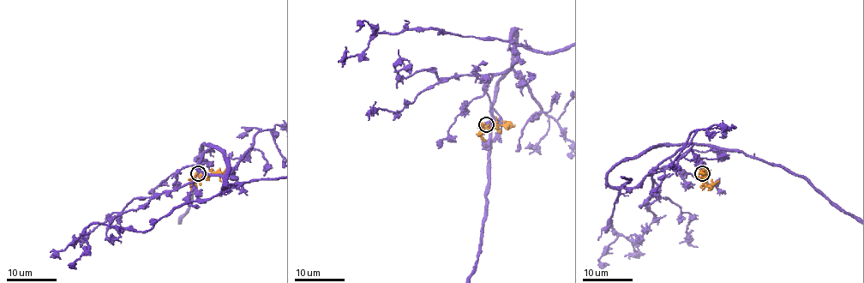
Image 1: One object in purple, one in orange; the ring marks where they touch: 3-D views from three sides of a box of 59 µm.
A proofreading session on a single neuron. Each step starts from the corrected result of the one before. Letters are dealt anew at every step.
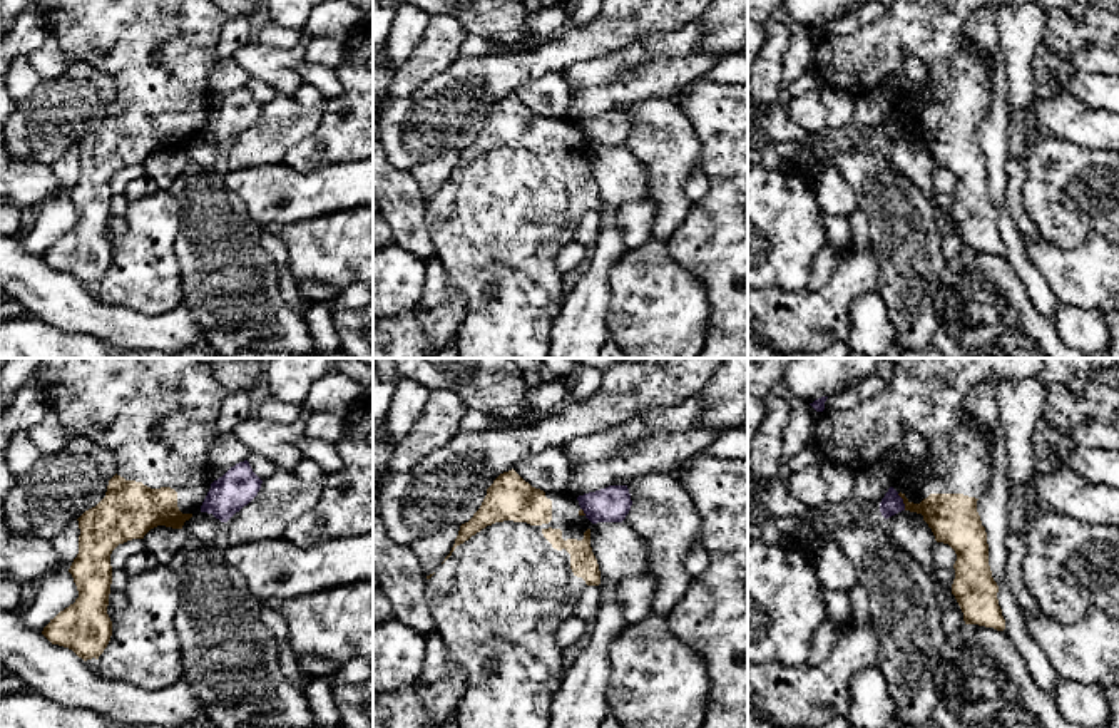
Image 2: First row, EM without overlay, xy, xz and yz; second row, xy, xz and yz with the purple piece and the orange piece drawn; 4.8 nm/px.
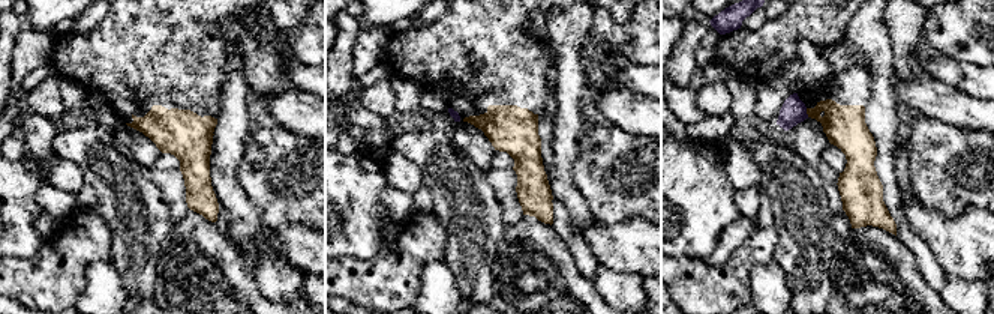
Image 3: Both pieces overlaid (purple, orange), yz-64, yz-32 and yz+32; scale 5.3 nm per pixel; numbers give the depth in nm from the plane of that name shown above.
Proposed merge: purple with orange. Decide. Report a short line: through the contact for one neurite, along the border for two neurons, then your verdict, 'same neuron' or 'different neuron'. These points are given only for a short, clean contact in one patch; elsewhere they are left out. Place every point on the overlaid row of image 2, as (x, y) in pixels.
yz (897, 494), (905, 509) | different neuron

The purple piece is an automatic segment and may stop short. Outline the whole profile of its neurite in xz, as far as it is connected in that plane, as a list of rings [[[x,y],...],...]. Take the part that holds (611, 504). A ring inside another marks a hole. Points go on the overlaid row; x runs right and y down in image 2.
[[[609,485],[577,497],[585,517],[592,522],[622,522],[632,500],[627,485]]]

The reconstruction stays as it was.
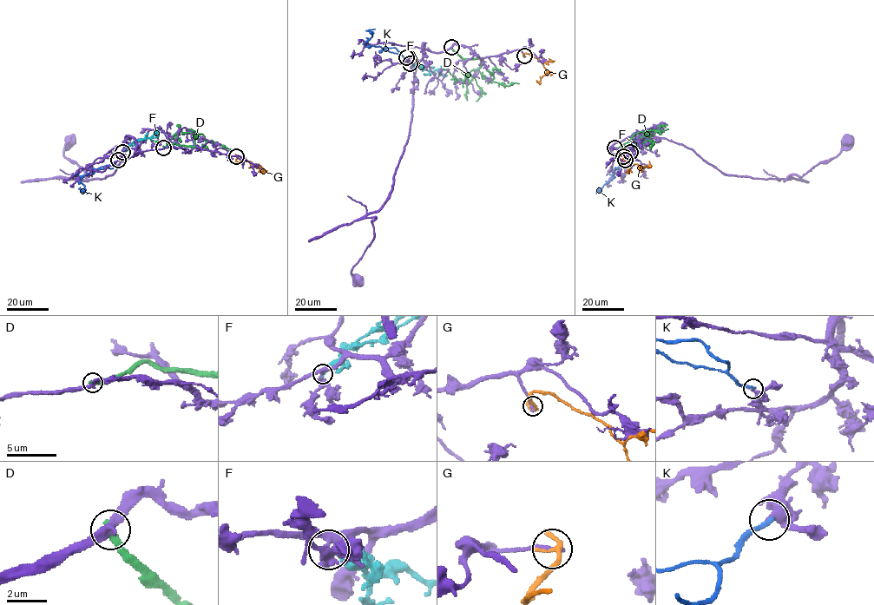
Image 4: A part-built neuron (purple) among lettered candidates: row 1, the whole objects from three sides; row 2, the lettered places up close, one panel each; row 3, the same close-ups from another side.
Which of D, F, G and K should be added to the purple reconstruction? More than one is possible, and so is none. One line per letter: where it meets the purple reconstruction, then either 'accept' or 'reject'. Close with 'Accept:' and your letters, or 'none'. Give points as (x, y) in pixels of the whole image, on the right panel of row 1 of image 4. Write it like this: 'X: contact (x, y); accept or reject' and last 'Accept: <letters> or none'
D: contact (614, 147); reject
F: contact (630, 152); reject
G: contact (623, 156); reject
K: contact (625, 160); reject
Accept: none

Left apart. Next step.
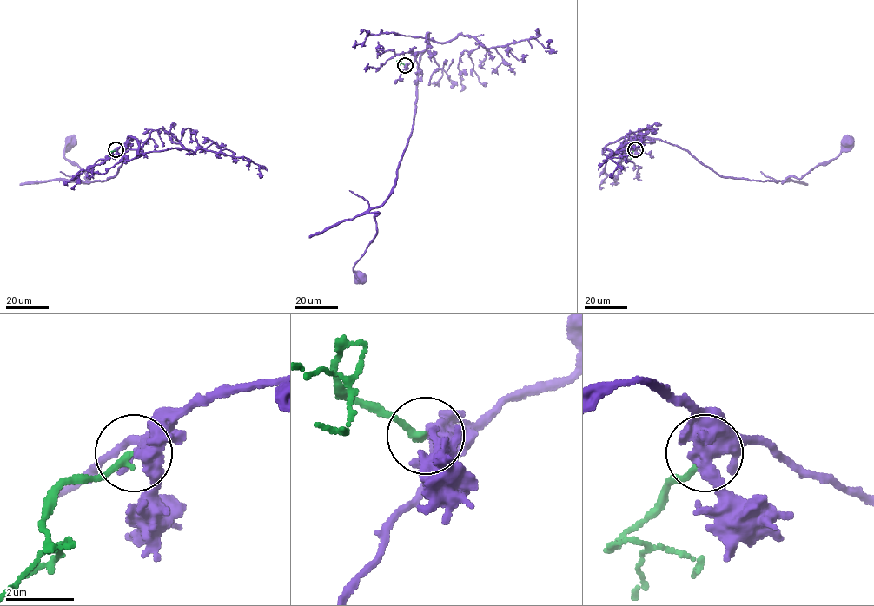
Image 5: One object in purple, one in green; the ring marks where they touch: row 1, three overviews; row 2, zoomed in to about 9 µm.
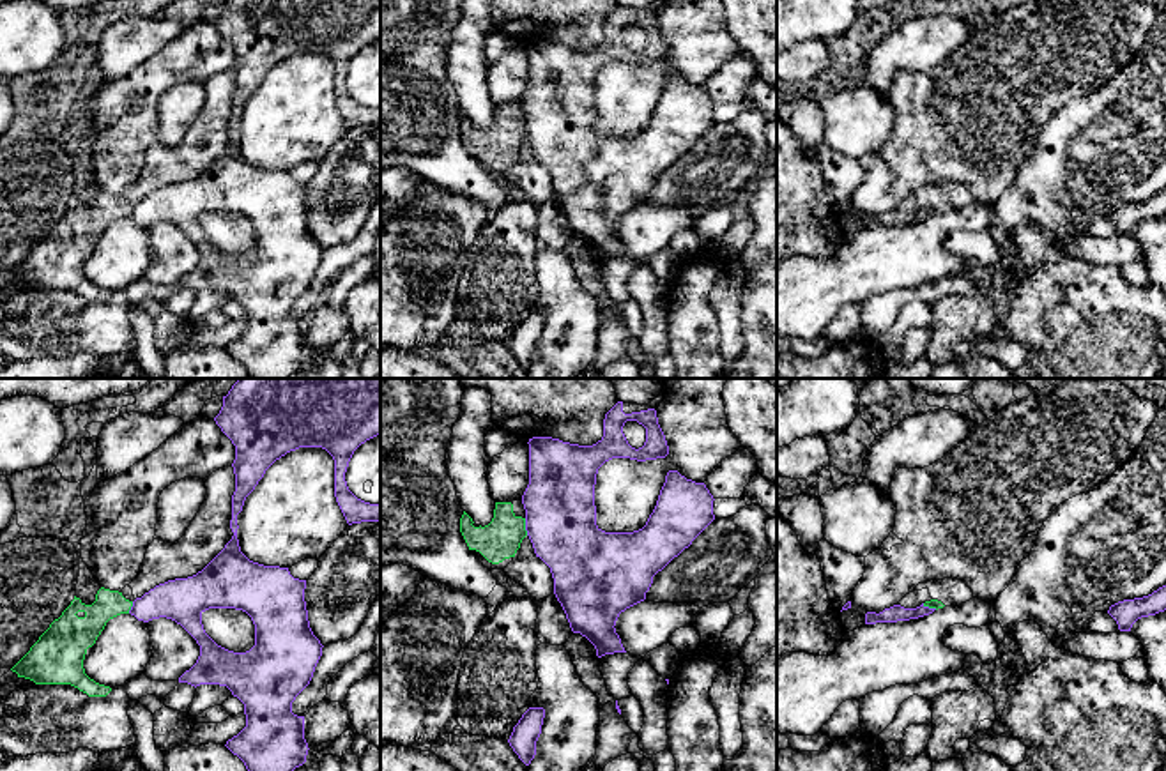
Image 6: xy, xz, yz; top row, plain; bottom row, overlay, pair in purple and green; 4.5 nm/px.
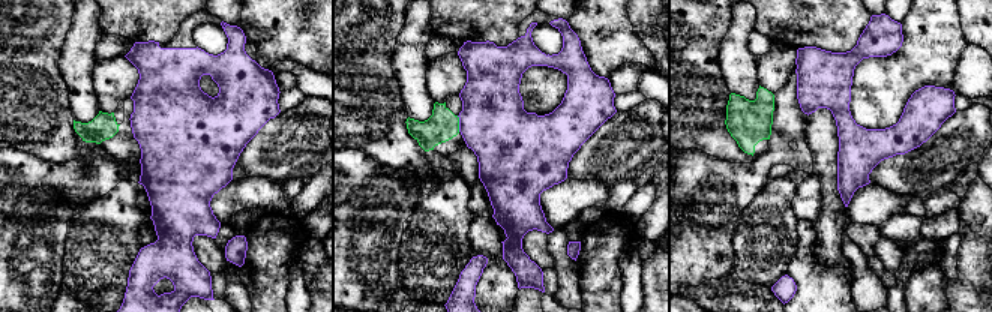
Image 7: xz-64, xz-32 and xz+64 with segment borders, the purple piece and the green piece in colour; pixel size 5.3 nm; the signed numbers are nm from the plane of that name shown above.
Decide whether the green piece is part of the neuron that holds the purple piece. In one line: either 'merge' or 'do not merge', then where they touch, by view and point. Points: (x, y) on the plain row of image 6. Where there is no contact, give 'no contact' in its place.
do not merge | xz (526, 131)

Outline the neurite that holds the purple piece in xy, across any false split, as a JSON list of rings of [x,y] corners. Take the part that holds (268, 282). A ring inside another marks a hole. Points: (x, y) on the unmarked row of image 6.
[[[223,0],[223,11],[214,25],[235,50],[230,124],[234,140],[202,175],[156,189],[133,205],[129,218],[143,226],[166,221],[180,228],[200,249],[200,260],[179,286],[195,292],[226,290],[244,308],[246,331],[225,350],[251,378],[290,378],[306,366],[310,354],[304,343],[304,320],[292,317],[292,306],[310,288],[324,249],[310,232],[306,184],[294,182],[288,172],[249,164],[239,150],[237,118],[276,64],[299,51],[322,51],[334,64],[334,101],[347,127],[380,126],[380,108],[357,103],[345,85],[354,55],[380,39],[380,0]],[[209,212],[246,216],[255,228],[255,249],[246,256],[218,249],[202,228],[202,218]]]

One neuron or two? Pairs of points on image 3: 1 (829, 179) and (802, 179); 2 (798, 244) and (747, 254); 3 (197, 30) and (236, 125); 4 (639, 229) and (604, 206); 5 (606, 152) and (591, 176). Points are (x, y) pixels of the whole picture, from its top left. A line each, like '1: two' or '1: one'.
1: two
2: two
3: two
4: two
5: one

